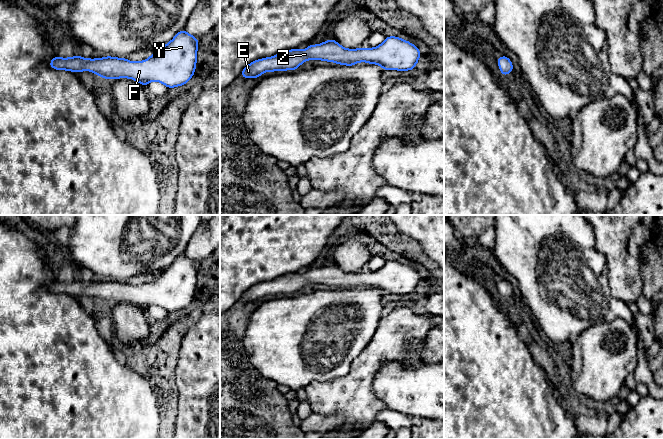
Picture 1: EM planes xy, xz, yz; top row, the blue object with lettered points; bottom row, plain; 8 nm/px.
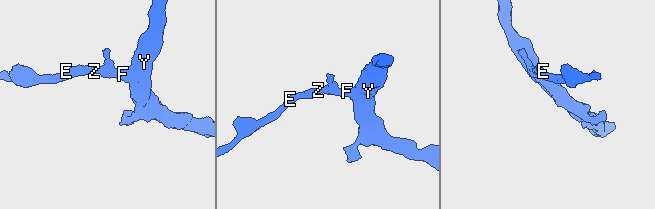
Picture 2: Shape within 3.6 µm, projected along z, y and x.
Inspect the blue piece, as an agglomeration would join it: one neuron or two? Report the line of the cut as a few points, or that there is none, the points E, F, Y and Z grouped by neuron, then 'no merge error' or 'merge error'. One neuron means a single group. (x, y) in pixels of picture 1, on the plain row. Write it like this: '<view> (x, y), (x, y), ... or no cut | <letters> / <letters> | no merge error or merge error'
no cut | E F Y Z | no merge error

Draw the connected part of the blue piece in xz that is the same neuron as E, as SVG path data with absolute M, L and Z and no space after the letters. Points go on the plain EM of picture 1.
M388 260L382 268L370 273L345 273L334 263L321 268L310 268L305 274L291 273L273 281L258 283L248 288L240 298L244 302L259 302L267 295L296 294L306 284L323 284L353 290L358 286L378 288L383 294L412 295L421 277L414 268Z

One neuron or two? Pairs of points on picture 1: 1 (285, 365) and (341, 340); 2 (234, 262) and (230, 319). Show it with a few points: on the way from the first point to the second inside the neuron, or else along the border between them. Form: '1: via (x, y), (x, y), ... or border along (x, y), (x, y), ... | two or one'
1: via (299, 351), (310, 340), (327, 340) | one
2: border along (239, 299), (230, 308) | two

